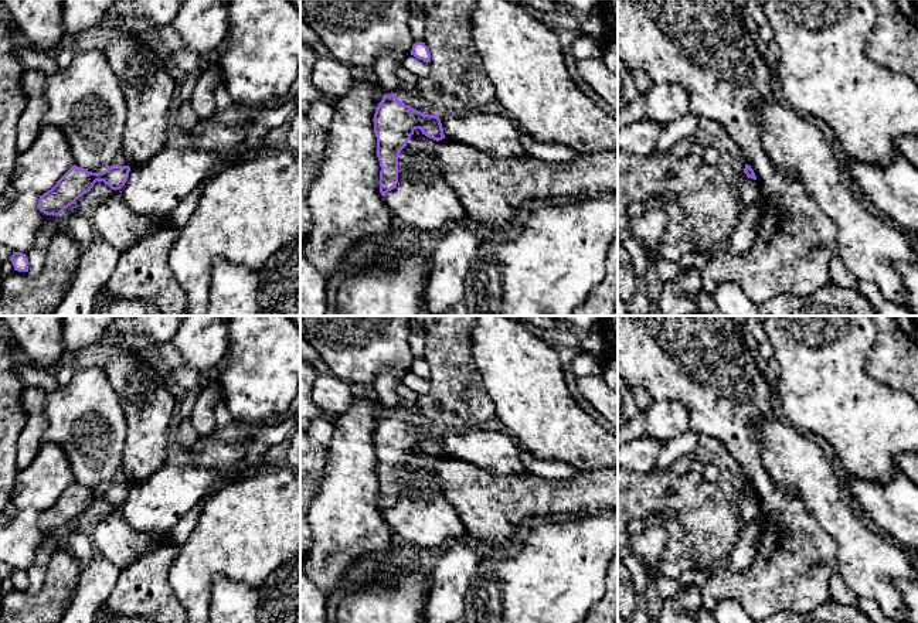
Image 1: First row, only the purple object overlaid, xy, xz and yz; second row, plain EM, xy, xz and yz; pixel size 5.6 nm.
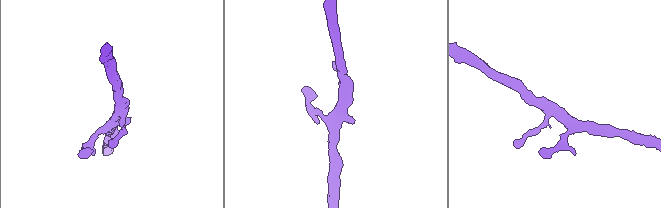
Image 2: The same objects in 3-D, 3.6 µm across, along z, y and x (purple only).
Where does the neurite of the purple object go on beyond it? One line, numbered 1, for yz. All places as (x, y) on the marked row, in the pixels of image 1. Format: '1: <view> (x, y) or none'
1: none

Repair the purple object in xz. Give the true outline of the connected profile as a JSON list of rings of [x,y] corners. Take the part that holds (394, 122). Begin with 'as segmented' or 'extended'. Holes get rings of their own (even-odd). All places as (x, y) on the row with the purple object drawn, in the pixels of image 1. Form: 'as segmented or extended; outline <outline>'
as segmented; outline [[[397,93],[382,98],[374,113],[377,157],[380,161],[380,193],[382,197],[398,184],[398,157],[415,129],[436,142],[445,139],[439,116],[424,115],[402,103]]]

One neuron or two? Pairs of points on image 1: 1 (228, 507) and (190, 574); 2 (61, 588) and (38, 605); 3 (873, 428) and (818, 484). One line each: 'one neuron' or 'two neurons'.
1: one neuron
2: one neuron
3: two neurons

